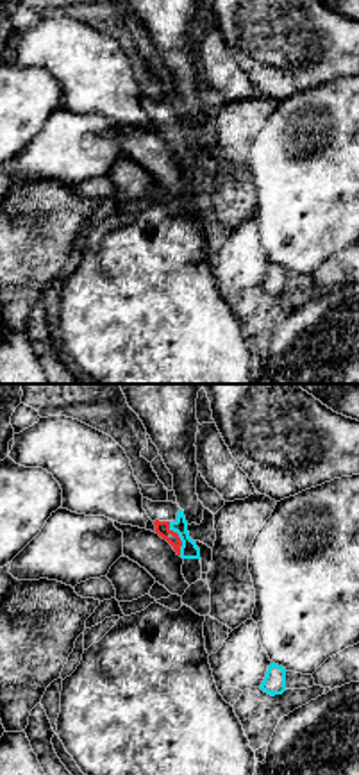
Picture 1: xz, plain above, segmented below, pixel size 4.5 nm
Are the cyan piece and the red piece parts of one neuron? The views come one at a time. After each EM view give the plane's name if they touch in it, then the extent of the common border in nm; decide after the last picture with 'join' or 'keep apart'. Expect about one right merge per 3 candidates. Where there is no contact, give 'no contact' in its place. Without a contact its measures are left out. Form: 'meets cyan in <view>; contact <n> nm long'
meets cyan in xz; contact 160 nm long

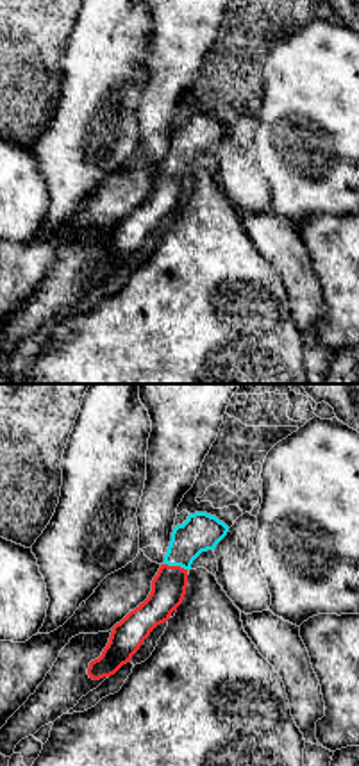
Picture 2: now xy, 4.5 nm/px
meets cyan in xy; contact 110 nm long

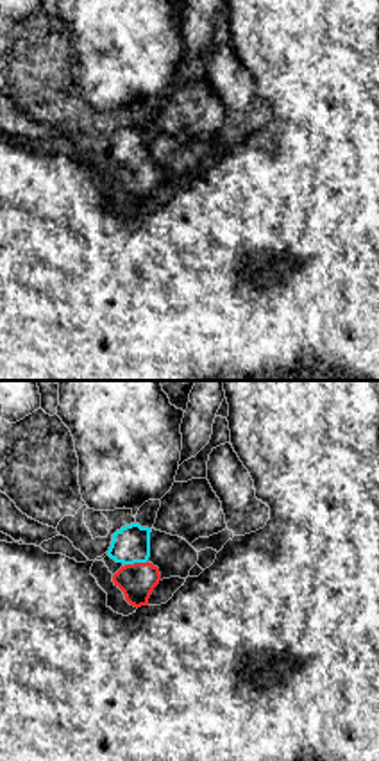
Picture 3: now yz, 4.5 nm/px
meets cyan in yz; contact 110 nm long

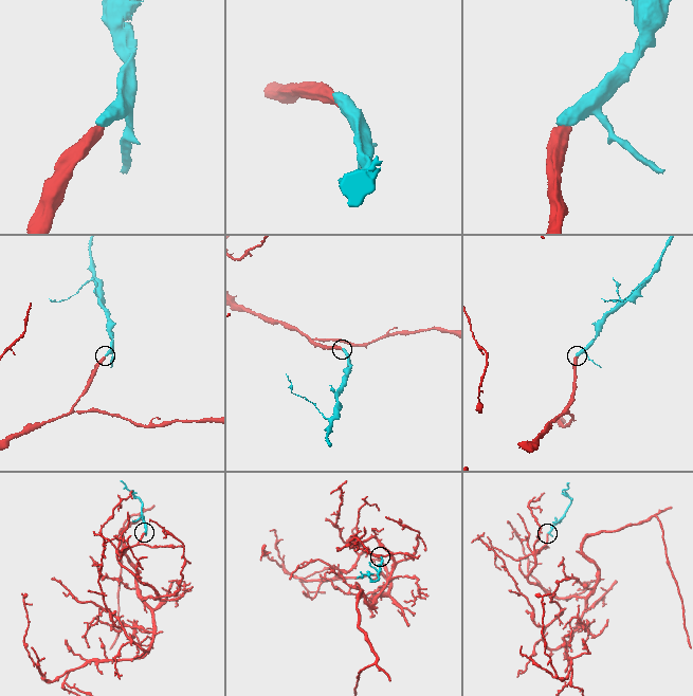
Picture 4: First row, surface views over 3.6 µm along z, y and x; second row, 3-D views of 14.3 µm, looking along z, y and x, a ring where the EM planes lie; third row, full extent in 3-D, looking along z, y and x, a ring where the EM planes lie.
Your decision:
join

